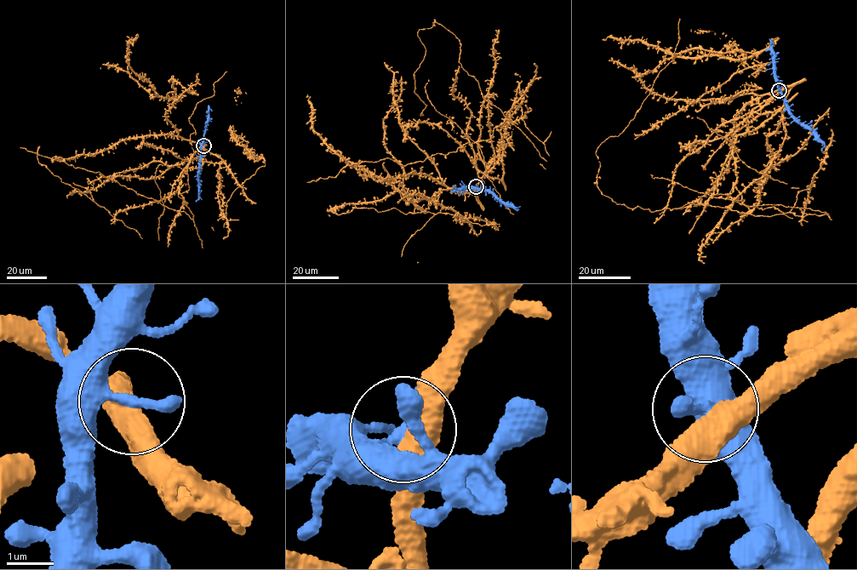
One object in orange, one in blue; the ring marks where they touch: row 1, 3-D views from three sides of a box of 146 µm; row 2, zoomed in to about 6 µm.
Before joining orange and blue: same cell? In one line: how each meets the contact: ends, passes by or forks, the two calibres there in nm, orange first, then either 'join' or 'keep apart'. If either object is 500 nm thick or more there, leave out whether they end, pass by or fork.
500 nm thick on the orange side, 380 nm on the other; keep apart

